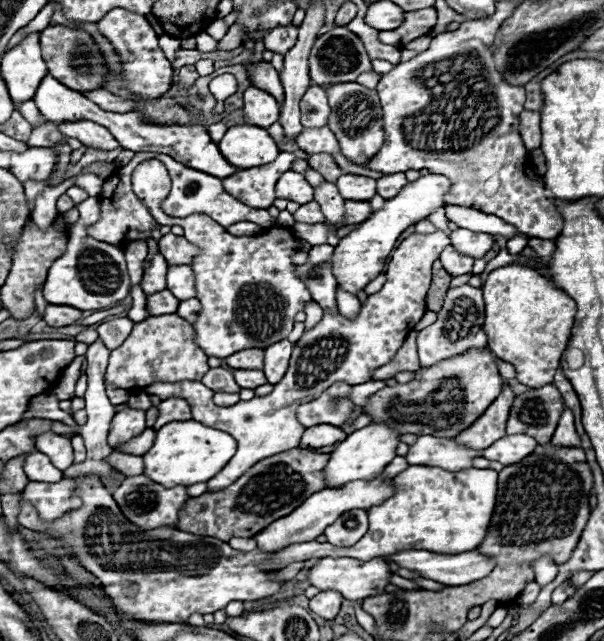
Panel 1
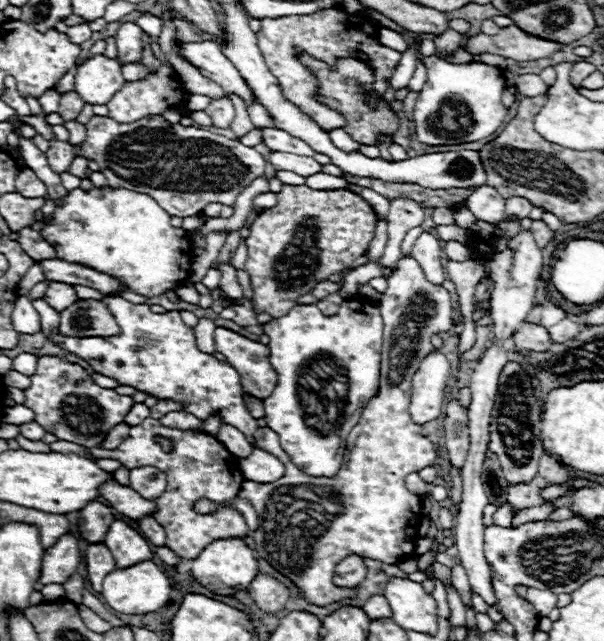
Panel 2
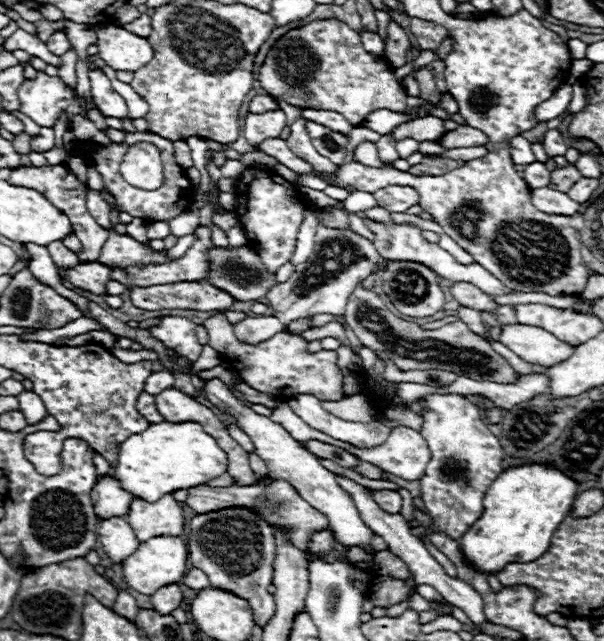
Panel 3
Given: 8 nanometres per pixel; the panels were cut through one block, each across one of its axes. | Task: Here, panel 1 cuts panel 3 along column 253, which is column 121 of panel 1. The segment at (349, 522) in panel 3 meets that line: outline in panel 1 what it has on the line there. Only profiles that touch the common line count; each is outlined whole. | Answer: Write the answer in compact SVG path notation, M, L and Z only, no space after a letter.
M124 408L112 418L110 424L110 436L108 442L112 448L118 448L118 444L130 440L132 436L138 436L146 428L146 418L144 410L134 410L134 408Z

